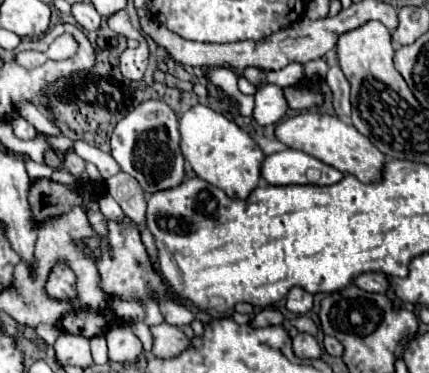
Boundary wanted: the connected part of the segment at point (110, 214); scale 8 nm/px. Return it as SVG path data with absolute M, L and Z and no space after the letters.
M103 193L99 203L101 203L101 213L103 213L107 219L115 219L115 221L121 221L121 219L123 219L123 211L121 211L119 203L117 203L109 193Z

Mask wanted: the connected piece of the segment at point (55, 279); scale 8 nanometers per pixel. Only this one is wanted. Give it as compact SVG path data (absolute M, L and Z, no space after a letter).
M55 265L47 281L47 293L55 299L71 299L75 295L73 283L75 275L65 265Z

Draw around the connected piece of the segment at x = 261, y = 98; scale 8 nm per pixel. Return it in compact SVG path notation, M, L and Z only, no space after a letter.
M265 85L261 89L257 89L255 93L255 111L253 111L253 119L259 125L273 125L279 123L281 117L287 111L287 103L283 97L283 87L277 85Z

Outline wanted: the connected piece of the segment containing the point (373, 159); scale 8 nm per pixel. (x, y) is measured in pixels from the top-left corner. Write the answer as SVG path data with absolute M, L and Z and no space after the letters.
M305 111L299 113L283 123L277 125L275 129L275 137L299 151L305 151L307 155L339 169L341 173L351 173L355 175L359 181L381 181L381 165L385 165L385 155L365 137L361 135L357 129L353 129L353 125L343 123L339 117L335 115L327 115L327 113L319 113L319 111Z

